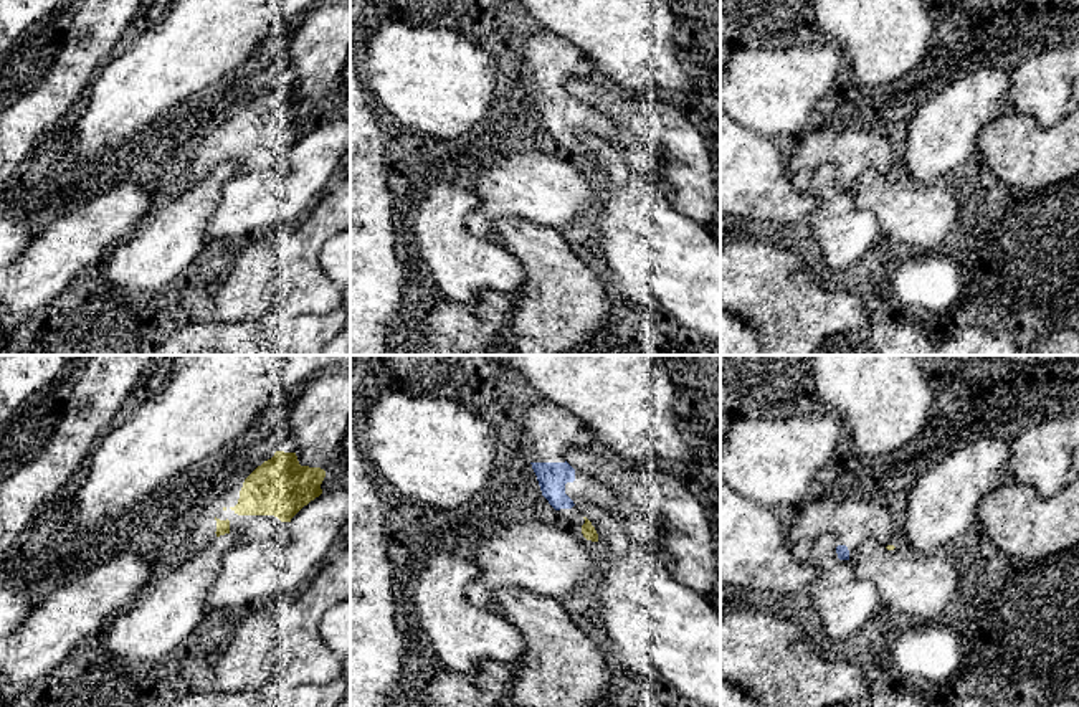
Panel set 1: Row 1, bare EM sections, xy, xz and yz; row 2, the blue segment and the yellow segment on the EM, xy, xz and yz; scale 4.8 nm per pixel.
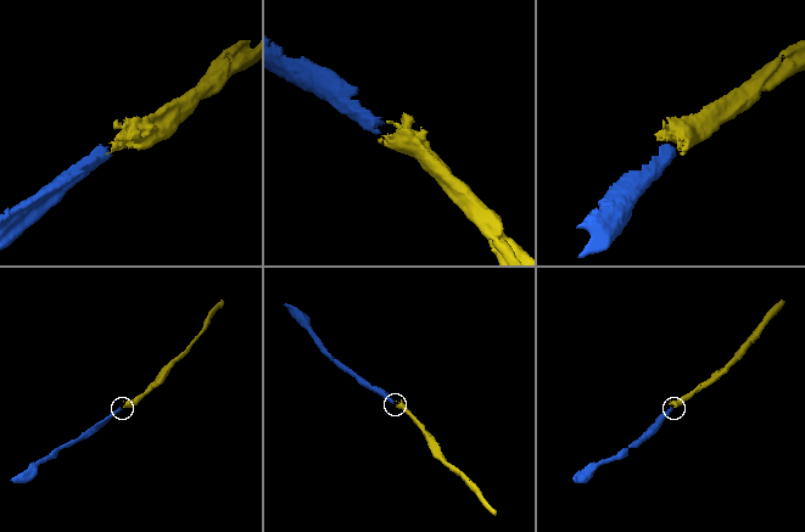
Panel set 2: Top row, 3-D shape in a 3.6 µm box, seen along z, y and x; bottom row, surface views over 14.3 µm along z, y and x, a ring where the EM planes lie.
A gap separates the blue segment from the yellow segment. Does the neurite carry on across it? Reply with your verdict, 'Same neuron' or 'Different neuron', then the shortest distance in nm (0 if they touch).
Same neuron. Distance 80 nm

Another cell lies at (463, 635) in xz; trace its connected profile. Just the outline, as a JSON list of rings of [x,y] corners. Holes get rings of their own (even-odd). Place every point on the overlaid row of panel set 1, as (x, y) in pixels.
[[[451,552],[430,553],[413,568],[410,598],[415,605],[418,626],[433,646],[444,667],[471,676],[481,662],[514,664],[524,654],[522,634],[497,610],[476,606],[464,590],[474,583],[474,563]]]

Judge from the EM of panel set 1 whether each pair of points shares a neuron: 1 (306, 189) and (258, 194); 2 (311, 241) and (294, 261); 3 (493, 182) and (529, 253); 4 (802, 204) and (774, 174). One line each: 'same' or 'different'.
1: same
2: same
3: different
4: same

